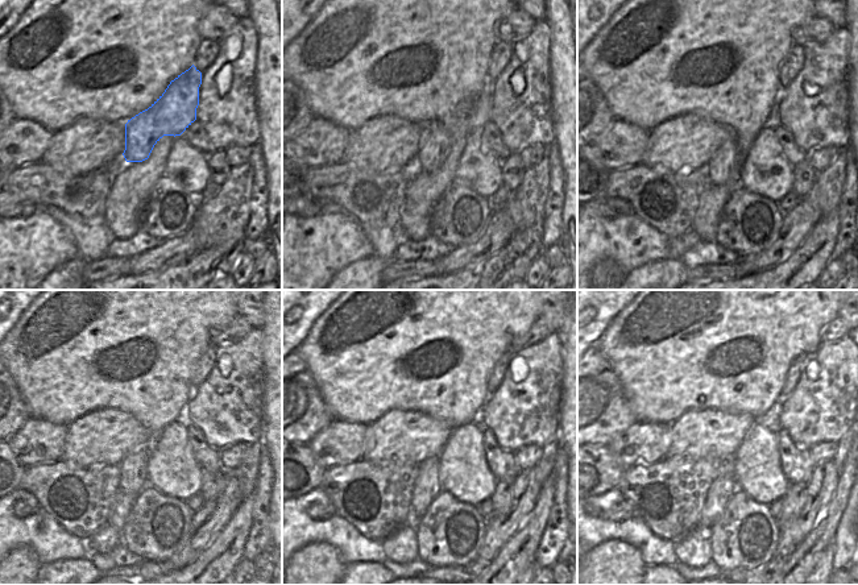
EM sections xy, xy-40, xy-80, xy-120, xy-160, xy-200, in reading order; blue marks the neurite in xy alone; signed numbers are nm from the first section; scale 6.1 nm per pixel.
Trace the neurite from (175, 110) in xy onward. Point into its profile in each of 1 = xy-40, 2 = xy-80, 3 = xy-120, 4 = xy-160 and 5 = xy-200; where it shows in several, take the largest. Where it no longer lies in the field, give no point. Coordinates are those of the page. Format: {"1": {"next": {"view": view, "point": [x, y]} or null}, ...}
{"1": {"next": {"view": "xy-40", "point": [435, 142]}}, "2": {"next": {"view": "xy-80", "point": [724, 167]}}, "3": {"next": {"view": "xy-120", "point": [133, 468]}}, "4": {"next": {"view": "xy-160", "point": [427, 485]}}, "5": {"next": {"view": "xy-200", "point": [721, 490]}}}

